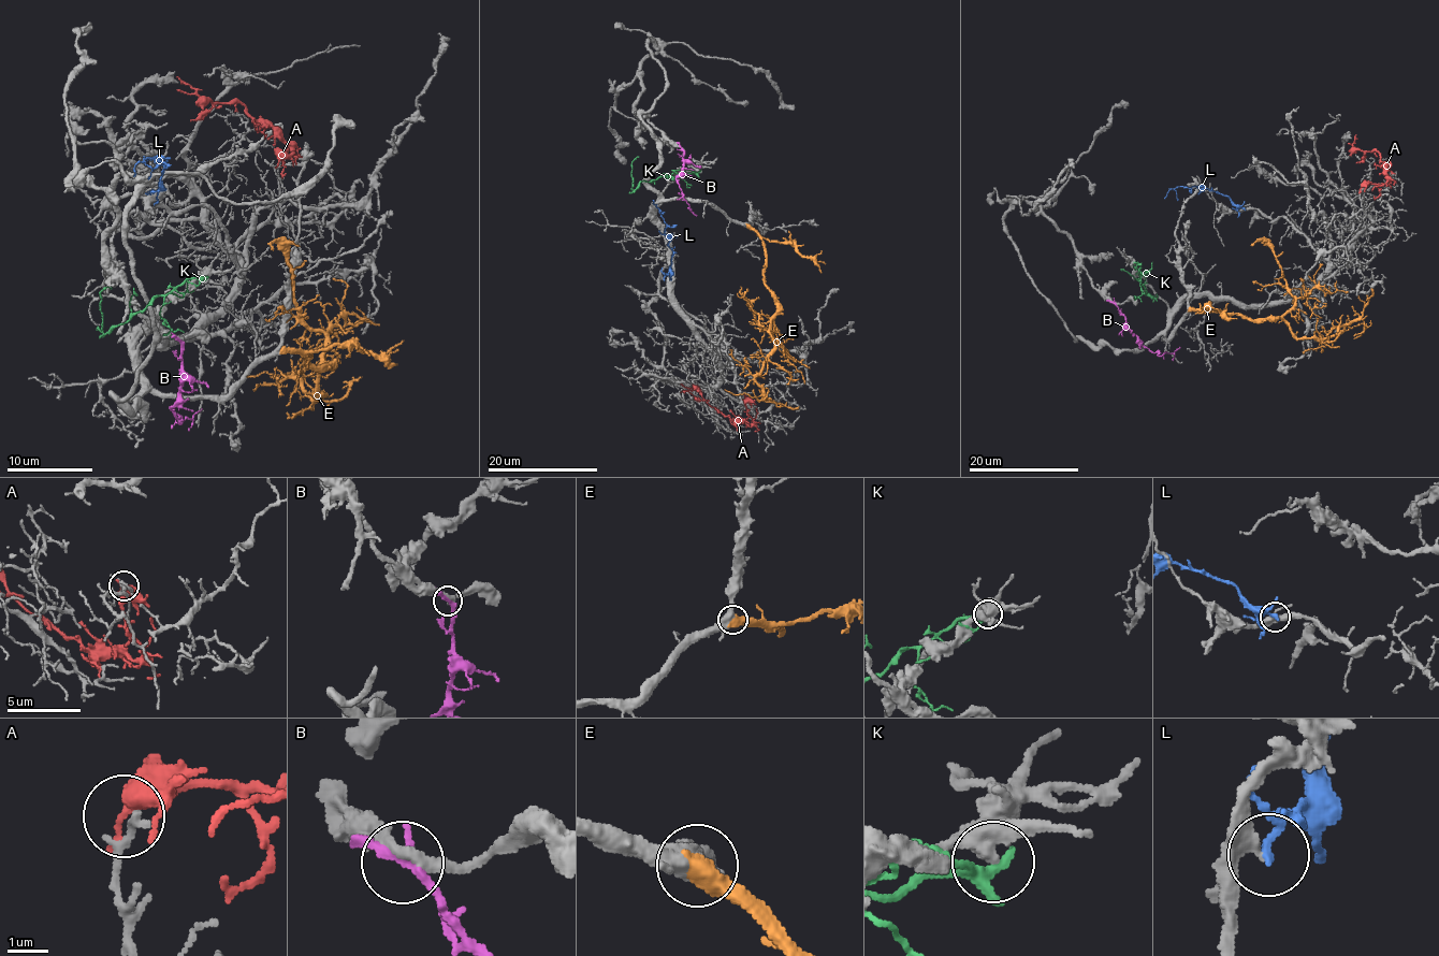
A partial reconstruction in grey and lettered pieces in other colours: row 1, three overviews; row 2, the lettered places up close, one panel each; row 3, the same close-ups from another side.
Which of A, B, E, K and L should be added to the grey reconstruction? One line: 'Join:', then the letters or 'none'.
Join: E

